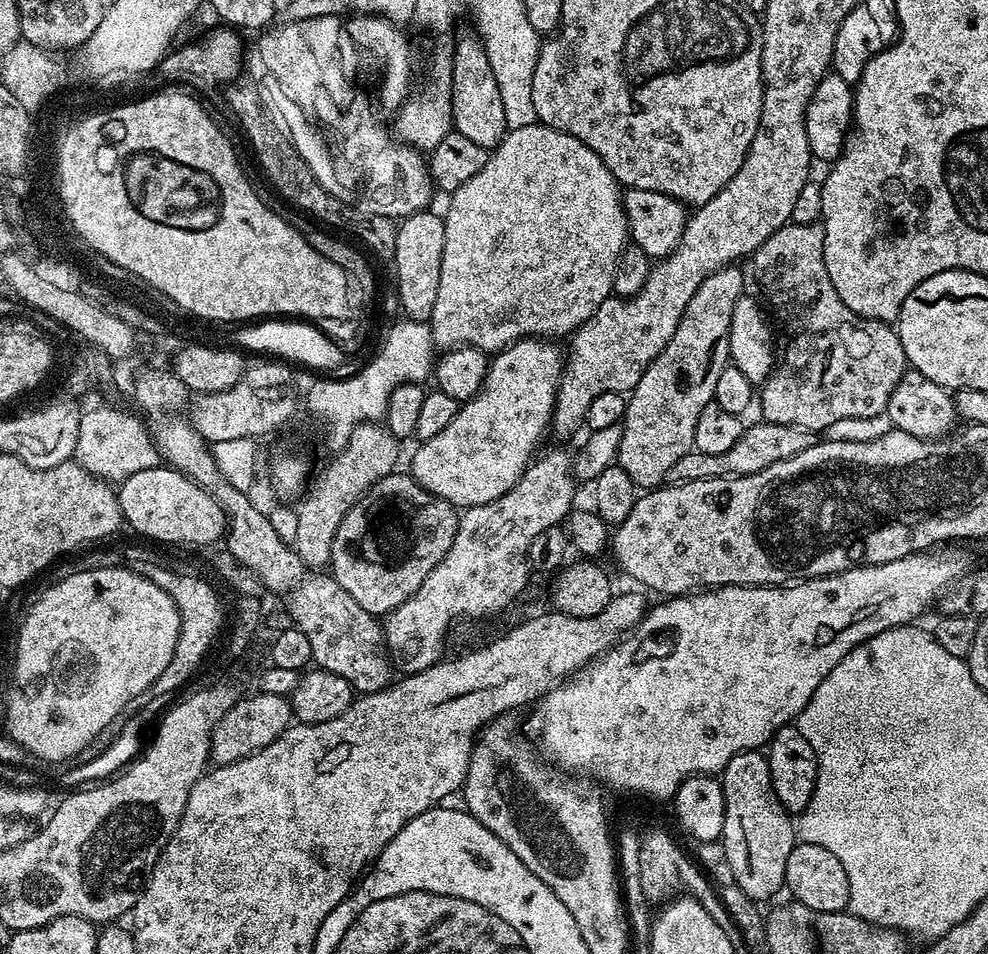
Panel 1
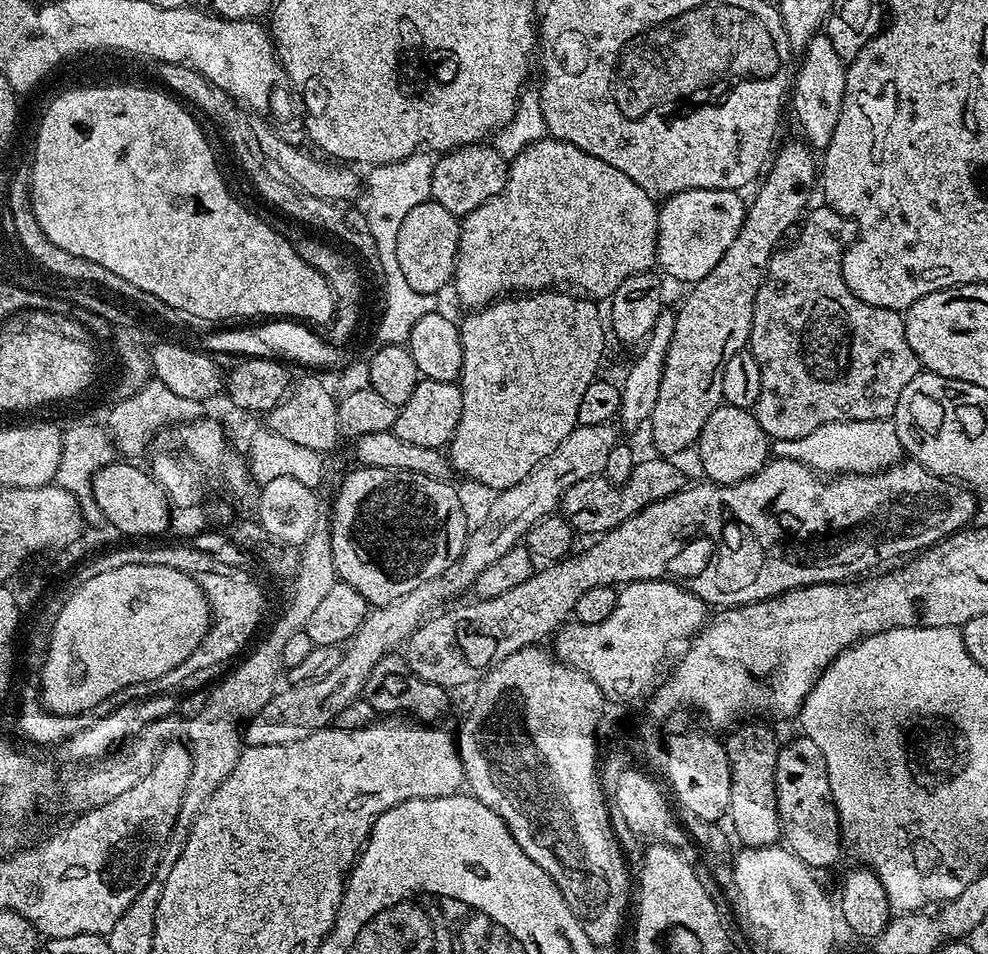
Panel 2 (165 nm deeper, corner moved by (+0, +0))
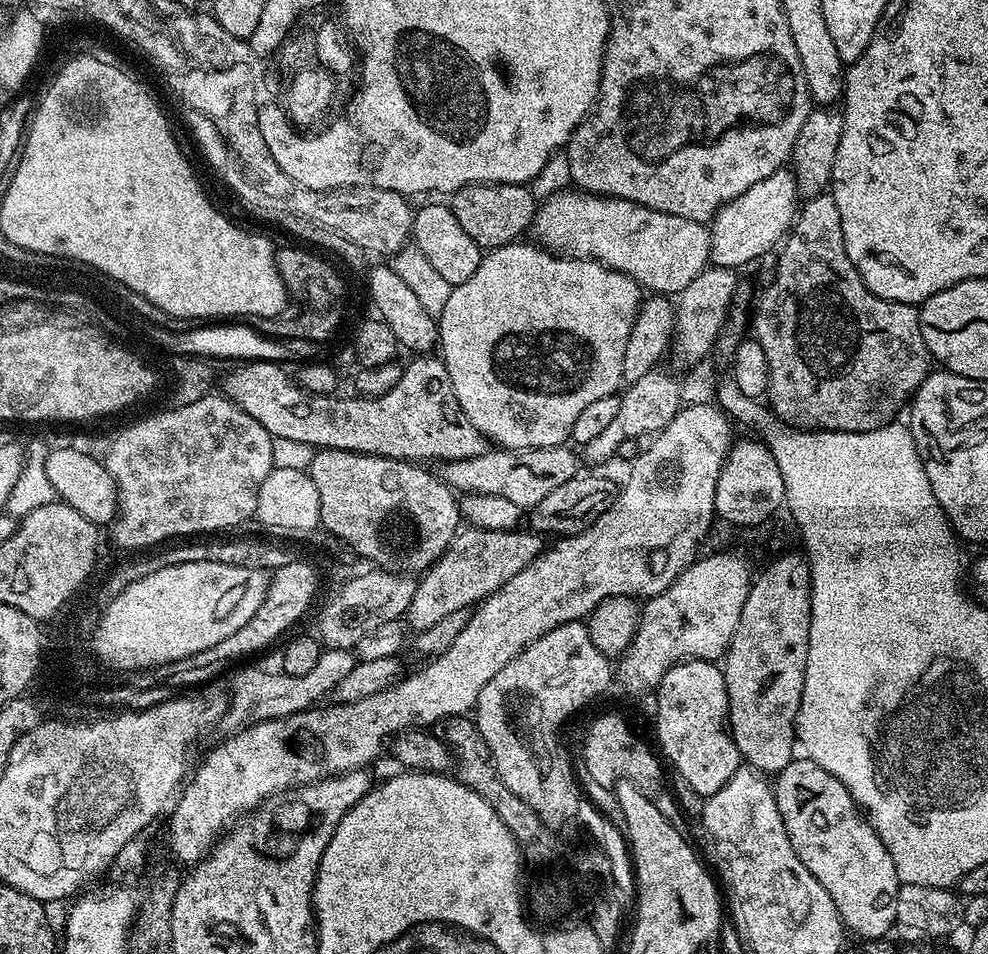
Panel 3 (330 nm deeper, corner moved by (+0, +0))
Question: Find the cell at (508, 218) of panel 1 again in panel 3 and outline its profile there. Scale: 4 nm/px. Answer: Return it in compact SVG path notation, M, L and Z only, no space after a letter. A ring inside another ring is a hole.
M561 190L547 197L536 209L530 236L553 254L596 260L618 270L652 294L679 294L703 268L709 267L712 254L711 231L699 220L678 218L617 196L596 196L579 190Z

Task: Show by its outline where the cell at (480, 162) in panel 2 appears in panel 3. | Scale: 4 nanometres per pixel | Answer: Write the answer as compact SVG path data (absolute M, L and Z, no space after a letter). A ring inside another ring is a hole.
M467 184L451 193L450 207L462 230L474 238L478 247L491 250L519 241L523 232L525 235L536 216L538 197L523 184Z

